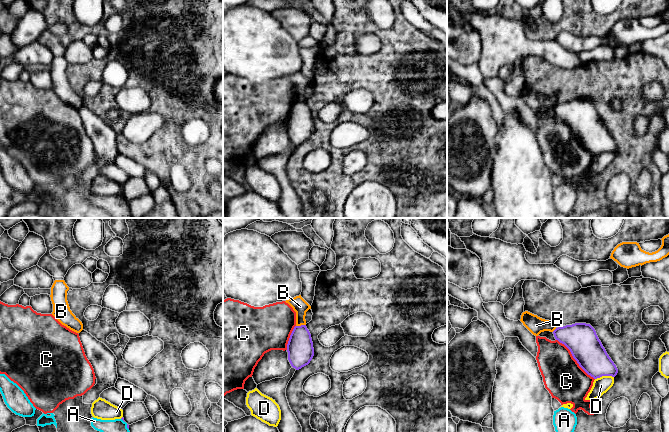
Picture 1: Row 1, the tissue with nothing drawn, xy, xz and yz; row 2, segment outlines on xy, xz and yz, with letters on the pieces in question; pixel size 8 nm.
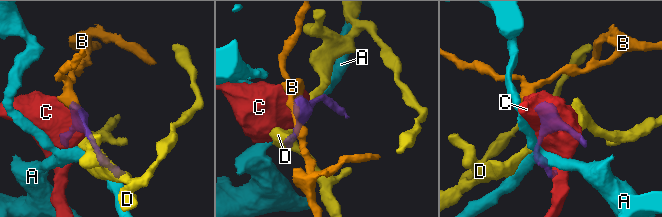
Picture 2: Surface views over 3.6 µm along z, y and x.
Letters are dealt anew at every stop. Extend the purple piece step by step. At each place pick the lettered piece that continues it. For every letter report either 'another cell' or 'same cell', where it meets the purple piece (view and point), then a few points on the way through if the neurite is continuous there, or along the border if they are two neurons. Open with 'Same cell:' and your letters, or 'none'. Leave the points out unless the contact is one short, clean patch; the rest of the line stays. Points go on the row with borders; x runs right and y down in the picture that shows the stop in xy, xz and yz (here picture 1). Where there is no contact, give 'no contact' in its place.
Same cell: none
A: another cell | xy (127, 427) | along xy (126, 424), (128, 429)
B: another cell | xz (301, 325) | along xz (305, 324), (296, 326)
C: another cell | yz (574, 358)
D: another cell | yz (604, 375)

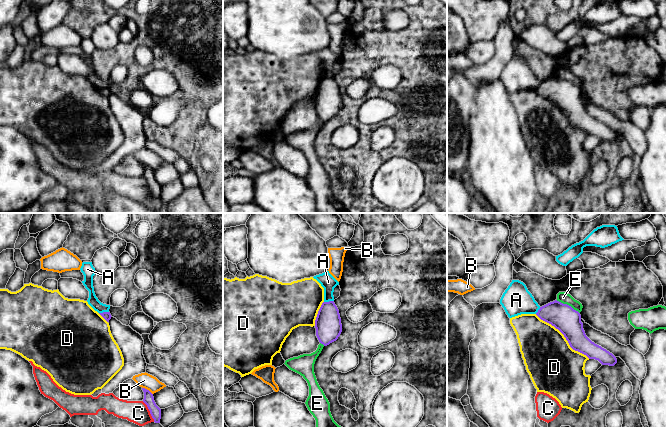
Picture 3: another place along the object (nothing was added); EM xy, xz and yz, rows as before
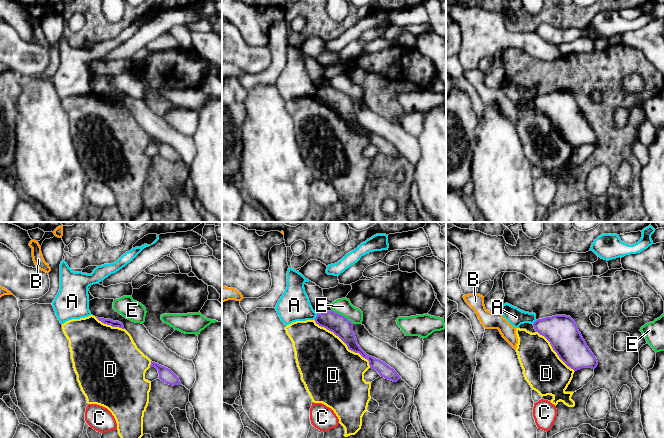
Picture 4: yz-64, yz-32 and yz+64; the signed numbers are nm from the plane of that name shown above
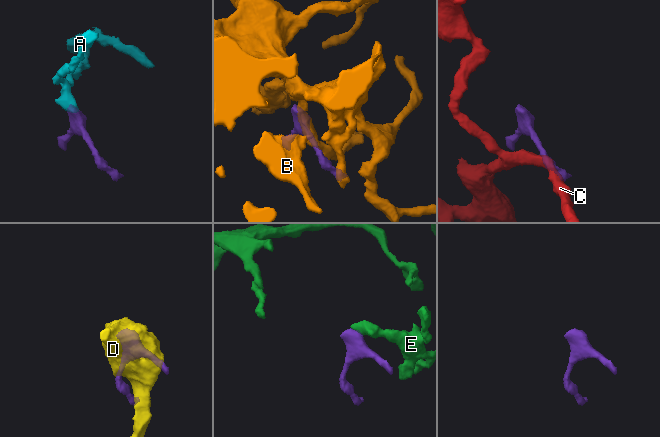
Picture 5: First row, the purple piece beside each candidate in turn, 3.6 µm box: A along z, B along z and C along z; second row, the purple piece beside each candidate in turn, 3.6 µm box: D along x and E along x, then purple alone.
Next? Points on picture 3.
Same cell: none
A: another cell | xy (103, 312) | along xy (108, 311), (99, 313)
B: another cell | xy (146, 389) | along xy (142, 387), (152, 394)
C: another cell | xy (149, 410) | along xy (142, 401), (154, 421)
D: another cell | yz (564, 336)
E: another cell | yz (568, 305) | along yz (556, 300), (570, 305), (579, 313)

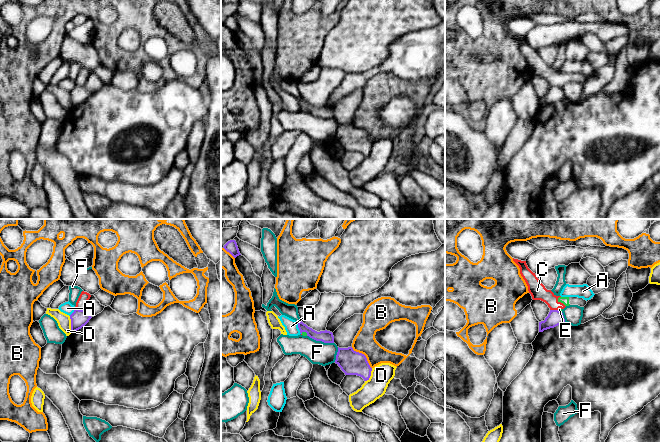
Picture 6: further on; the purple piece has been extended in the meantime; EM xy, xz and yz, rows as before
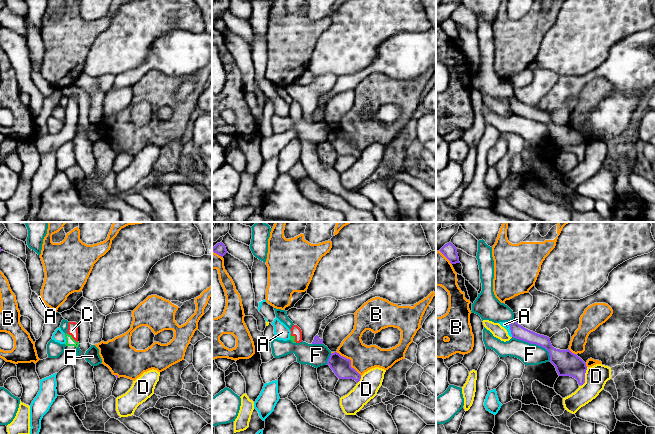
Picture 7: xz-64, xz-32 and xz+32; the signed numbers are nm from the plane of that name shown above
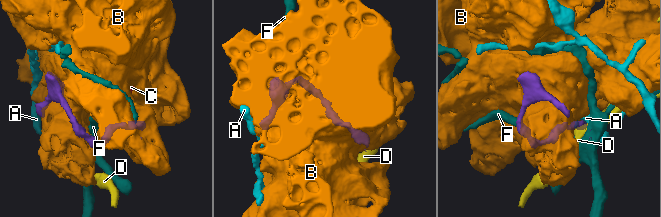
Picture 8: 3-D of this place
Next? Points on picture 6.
Same cell: none
A: another cell | xz (298, 327) | along xz (297, 323), (301, 333)
B: another cell | xz (364, 355)
C: another cell | xy (80, 310) | along xy (76, 308), (83, 310)
D: another cell | xy (71, 324)
E: another cell | xz (305, 331) | along xz (301, 332), (305, 332), (307, 335)
F: another cell | xz (320, 340)

